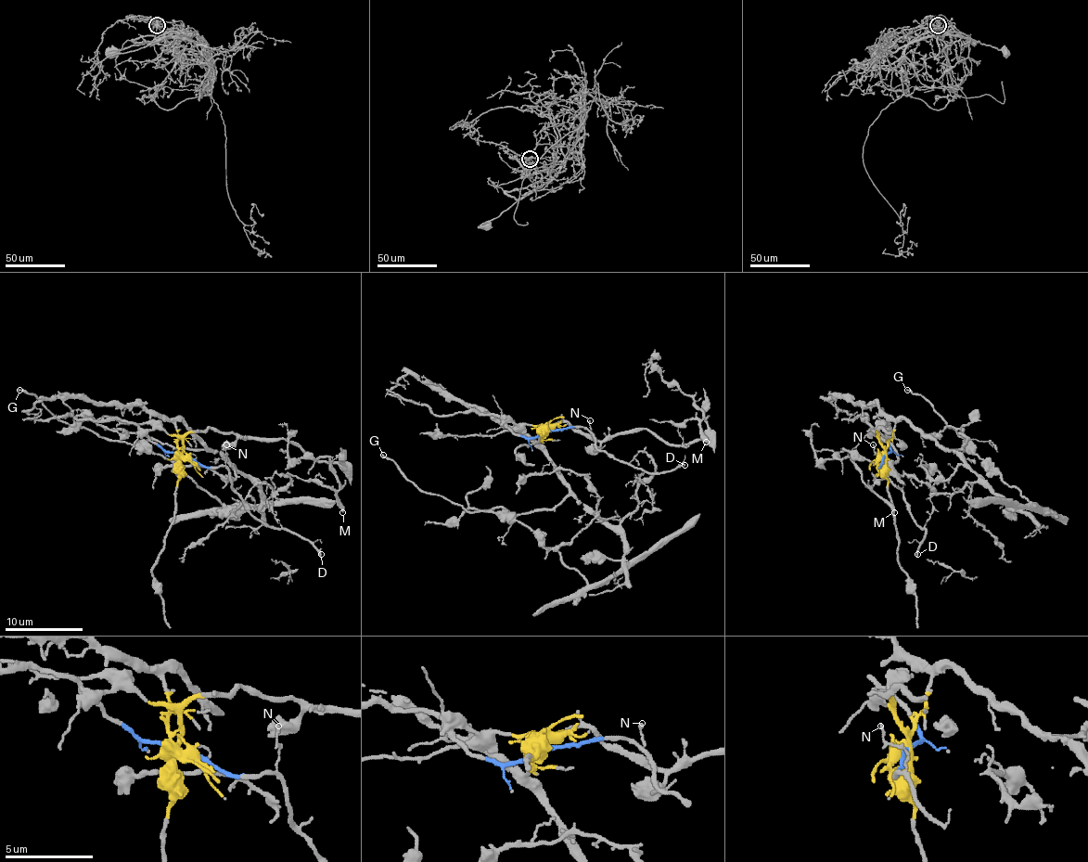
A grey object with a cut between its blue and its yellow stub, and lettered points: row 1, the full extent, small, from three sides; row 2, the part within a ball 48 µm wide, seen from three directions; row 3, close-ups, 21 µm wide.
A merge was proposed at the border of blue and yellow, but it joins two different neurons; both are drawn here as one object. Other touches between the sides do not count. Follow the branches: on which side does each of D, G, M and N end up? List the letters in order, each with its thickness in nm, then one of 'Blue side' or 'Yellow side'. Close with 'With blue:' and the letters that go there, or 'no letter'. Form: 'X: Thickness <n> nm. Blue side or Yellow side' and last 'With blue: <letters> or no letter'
D: Thickness 220 nm. Blue side
G: Thickness 200 nm. Yellow side
M: Thickness 380 nm. Yellow side
N: Thickness 80 nm. Blue side
With blue: D, N

